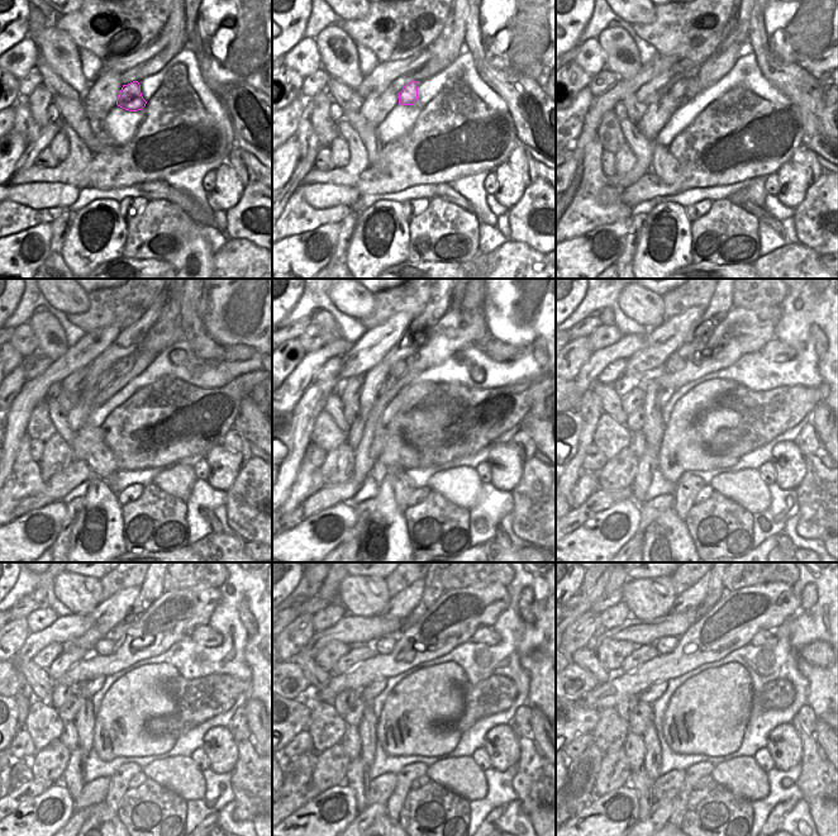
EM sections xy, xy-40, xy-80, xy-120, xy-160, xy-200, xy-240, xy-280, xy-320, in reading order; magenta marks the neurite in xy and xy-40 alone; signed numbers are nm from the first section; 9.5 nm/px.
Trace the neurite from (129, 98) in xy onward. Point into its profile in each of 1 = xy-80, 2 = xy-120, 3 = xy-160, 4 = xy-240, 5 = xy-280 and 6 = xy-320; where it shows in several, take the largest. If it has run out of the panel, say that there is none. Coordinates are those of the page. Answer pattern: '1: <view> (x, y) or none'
1: xy-80 (693, 90)
2: xy-120 (122, 366)
3: xy-160 (396, 370)
4: xy-240 (104, 646)
5: xy-280 (384, 645)
6: xy-320 (665, 645)

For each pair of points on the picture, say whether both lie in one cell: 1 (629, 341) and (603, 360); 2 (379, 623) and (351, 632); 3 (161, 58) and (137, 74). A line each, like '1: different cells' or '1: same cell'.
1: same cell
2: same cell
3: same cell

